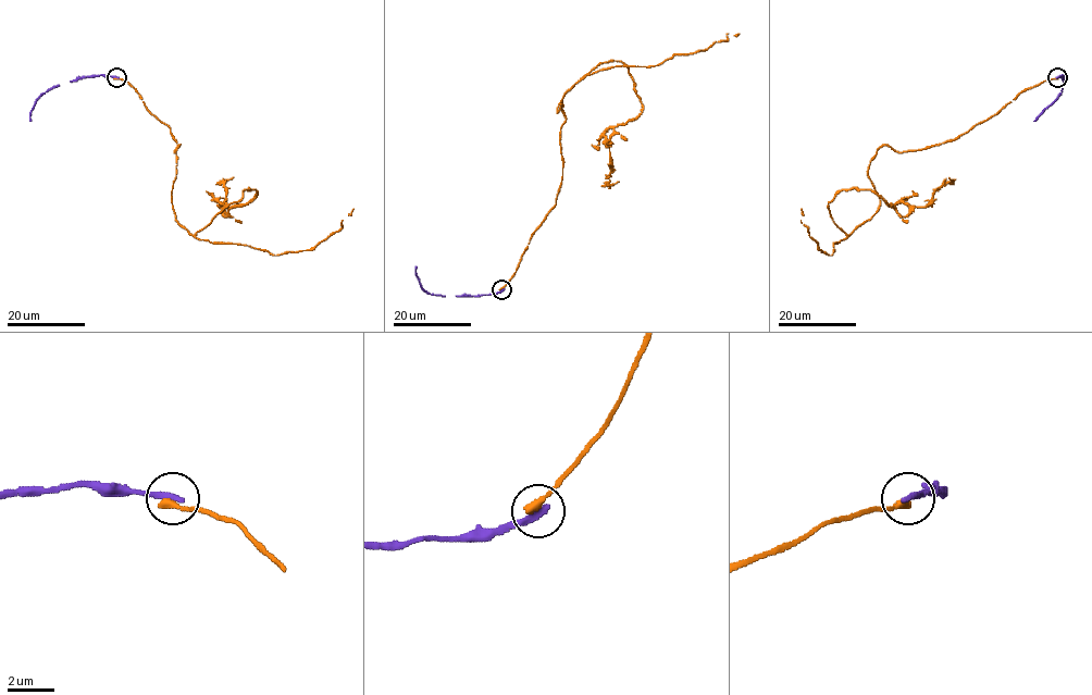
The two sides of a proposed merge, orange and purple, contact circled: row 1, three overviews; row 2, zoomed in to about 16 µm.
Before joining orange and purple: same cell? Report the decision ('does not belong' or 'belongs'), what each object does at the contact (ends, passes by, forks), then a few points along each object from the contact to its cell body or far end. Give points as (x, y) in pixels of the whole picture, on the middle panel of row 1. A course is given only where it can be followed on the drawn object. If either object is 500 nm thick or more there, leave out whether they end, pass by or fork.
does not belong; orange ends there; purple ends there; orange runs (501, 289), (555, 206), (562, 97), (616, 61), (643, 110), (608, 141), (609, 184), (619, 182); purple runs (503, 289), (488, 295), (427, 294), (421, 287), (417, 267)

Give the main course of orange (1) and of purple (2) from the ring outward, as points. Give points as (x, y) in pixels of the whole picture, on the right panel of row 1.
1: (1057, 77), (954, 139), (882, 145), (879, 210), (849, 235), (830, 214), (858, 188), (906, 216), (948, 177)
2: (1057, 77), (1063, 77), (1061, 94), (1033, 121)

